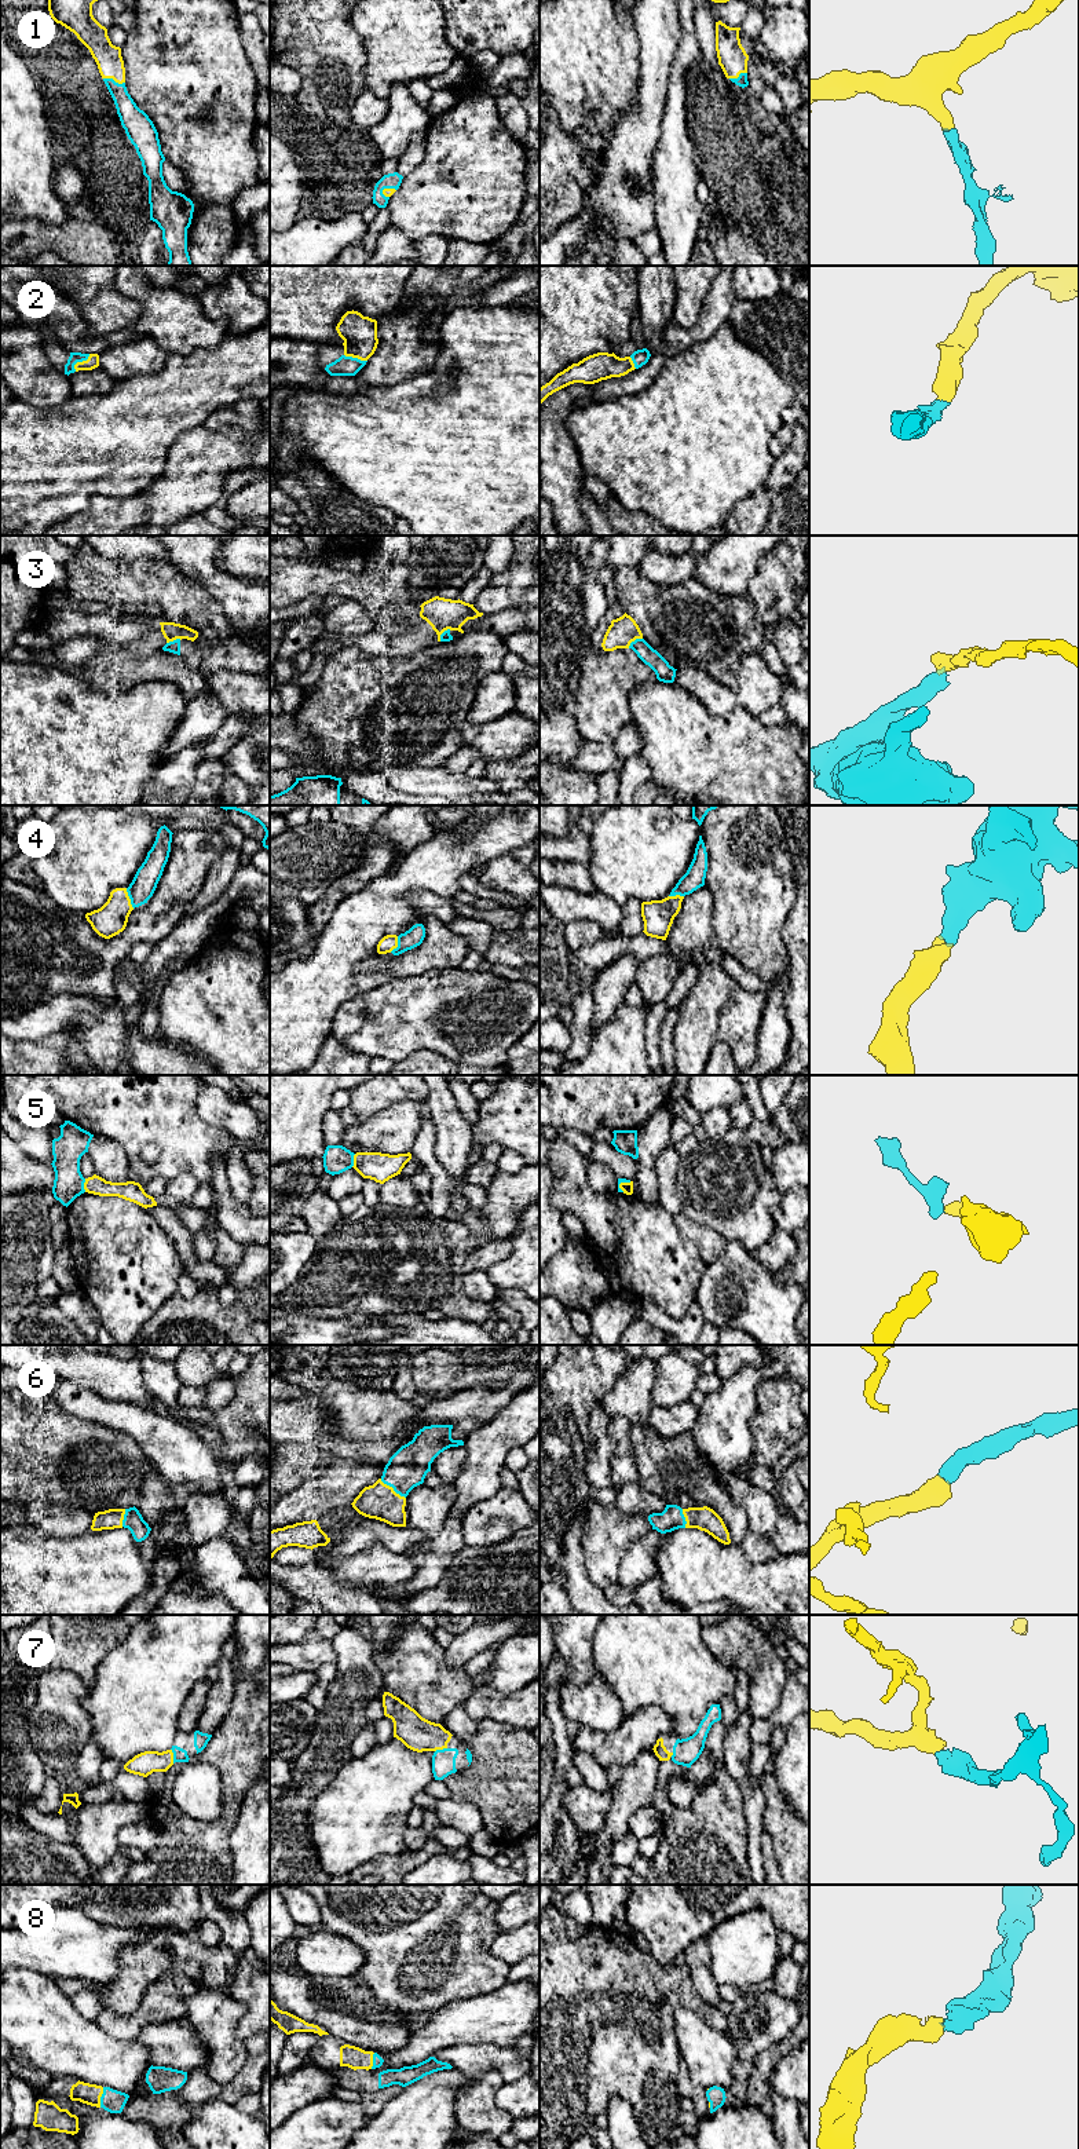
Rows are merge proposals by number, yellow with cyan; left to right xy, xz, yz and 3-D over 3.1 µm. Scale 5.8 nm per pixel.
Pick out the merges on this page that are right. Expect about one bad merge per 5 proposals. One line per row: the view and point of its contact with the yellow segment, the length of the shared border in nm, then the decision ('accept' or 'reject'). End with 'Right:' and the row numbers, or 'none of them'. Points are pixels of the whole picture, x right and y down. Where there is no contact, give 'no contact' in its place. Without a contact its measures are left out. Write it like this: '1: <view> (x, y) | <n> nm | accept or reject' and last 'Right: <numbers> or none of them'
1: xy (114, 80) | 130 nm | accept
2: xy (80, 362) | 140 nm | accept
3: yz (633, 640) | 110 nm | reject
4: xy (128, 898) | 130 nm | accept
5: xy (84, 1186) | 80 nm | reject
6: xz (392, 1488) | 190 nm | accept
7: xy (172, 1755) | 90 nm | accept
8: xy (101, 2095) | 120 nm | accept
Right: 1, 2, 4, 6, 7, 8

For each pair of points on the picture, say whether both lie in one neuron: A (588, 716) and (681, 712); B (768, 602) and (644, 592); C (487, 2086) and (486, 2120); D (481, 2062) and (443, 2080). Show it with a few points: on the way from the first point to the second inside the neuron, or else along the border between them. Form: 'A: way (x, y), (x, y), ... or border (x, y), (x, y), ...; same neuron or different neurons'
A: border (639, 683), (629, 697), (631, 720); different neurons
B: border (746, 595), (752, 603), (754, 617), (763, 625); different neurons
C: way (486, 2094), (486, 2112); same neuron
D: border (453, 2067), (469, 2079); different neurons

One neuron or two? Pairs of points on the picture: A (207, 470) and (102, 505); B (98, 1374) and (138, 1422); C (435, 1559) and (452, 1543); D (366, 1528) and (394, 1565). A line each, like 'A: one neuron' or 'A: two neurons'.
A: one neuron
B: two neurons
C: one neuron
D: two neurons

